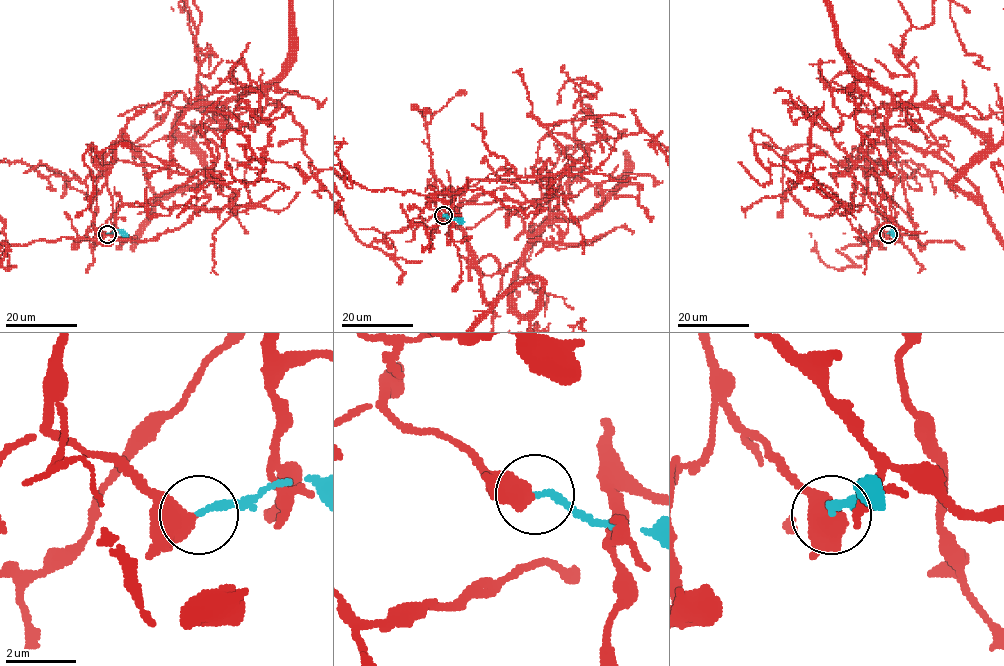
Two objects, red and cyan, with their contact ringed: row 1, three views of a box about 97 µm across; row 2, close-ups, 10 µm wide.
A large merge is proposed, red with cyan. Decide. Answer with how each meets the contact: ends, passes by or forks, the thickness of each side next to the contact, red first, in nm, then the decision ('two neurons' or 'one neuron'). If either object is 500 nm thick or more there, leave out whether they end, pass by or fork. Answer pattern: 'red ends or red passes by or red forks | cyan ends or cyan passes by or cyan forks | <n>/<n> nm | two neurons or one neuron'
600/190 nm | one neuron

